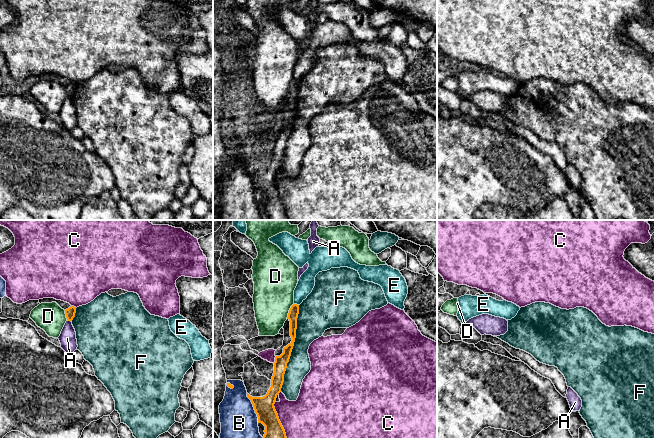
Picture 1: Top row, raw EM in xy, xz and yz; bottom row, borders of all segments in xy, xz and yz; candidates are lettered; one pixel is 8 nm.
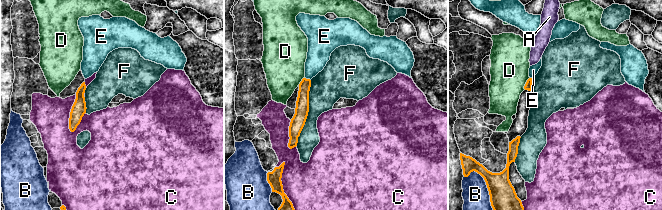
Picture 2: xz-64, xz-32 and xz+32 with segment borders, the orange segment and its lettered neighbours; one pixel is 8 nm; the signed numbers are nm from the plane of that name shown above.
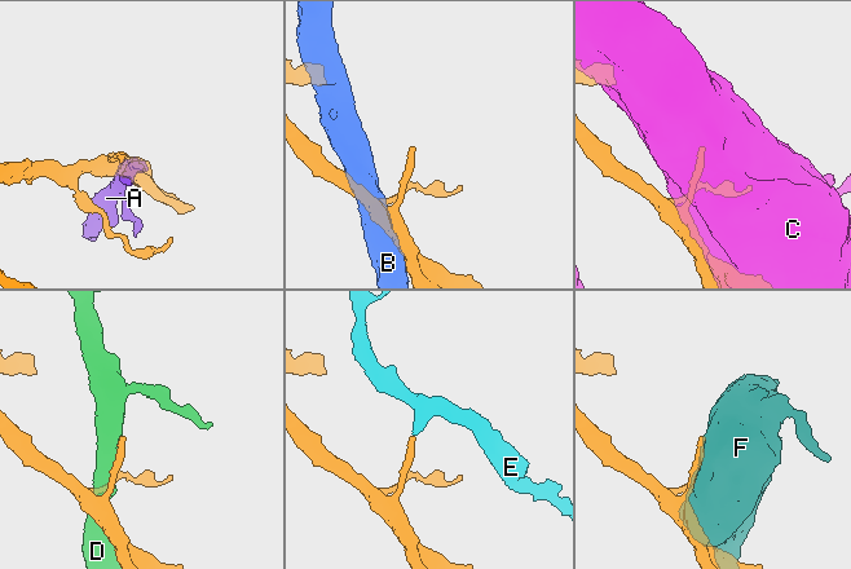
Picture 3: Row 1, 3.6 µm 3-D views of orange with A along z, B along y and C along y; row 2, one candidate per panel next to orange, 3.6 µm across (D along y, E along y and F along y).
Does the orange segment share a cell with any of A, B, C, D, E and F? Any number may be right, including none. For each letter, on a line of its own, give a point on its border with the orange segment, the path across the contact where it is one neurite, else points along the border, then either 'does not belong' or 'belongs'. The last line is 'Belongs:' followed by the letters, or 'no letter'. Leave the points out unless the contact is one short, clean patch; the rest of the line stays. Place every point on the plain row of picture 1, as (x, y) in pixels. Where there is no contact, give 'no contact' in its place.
A: xy (69, 96) | along xy (67, 95), (70, 97) | does not belong
B: xz (254, 184) | does not belong
C: xz (280, 199) | does not belong
D: xz (289, 87) | along xz (293, 79), (286, 94) | does not belong
E: xz (296, 80) | along xz (294, 79), (298, 81) | does not belong
F: xz (292, 124) | does not belong
Belongs: no letter

